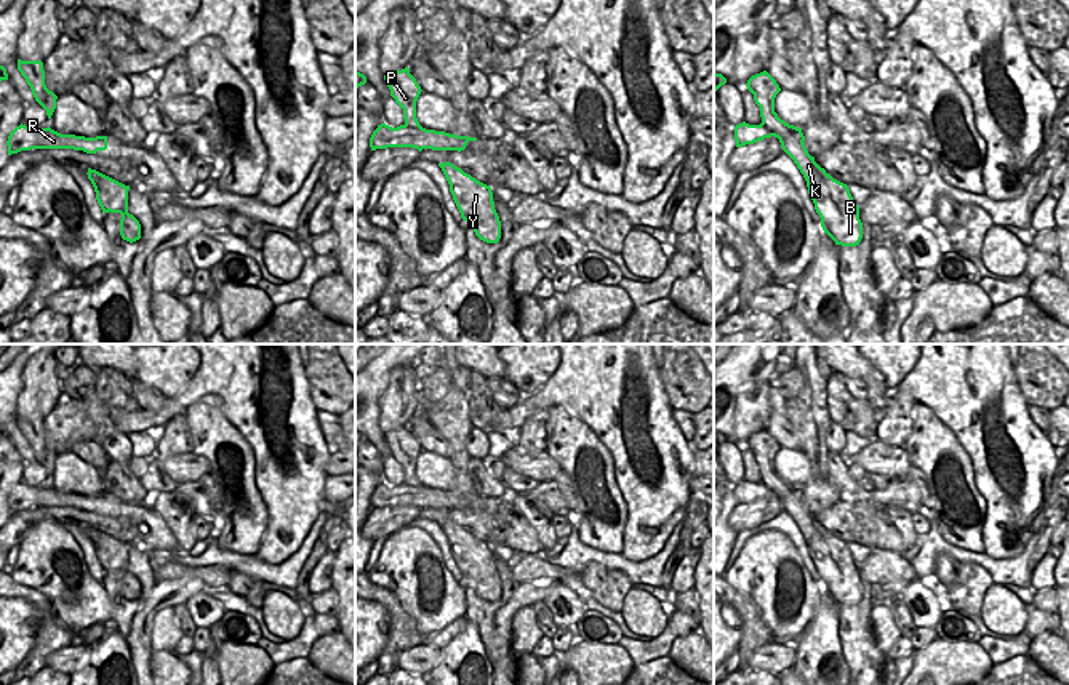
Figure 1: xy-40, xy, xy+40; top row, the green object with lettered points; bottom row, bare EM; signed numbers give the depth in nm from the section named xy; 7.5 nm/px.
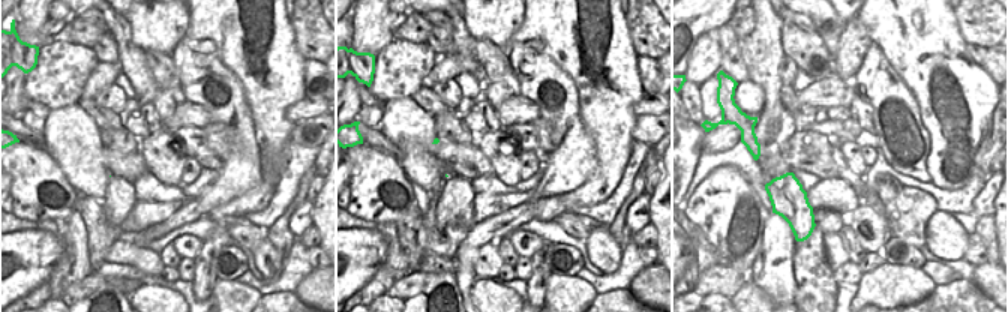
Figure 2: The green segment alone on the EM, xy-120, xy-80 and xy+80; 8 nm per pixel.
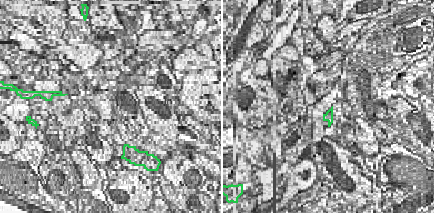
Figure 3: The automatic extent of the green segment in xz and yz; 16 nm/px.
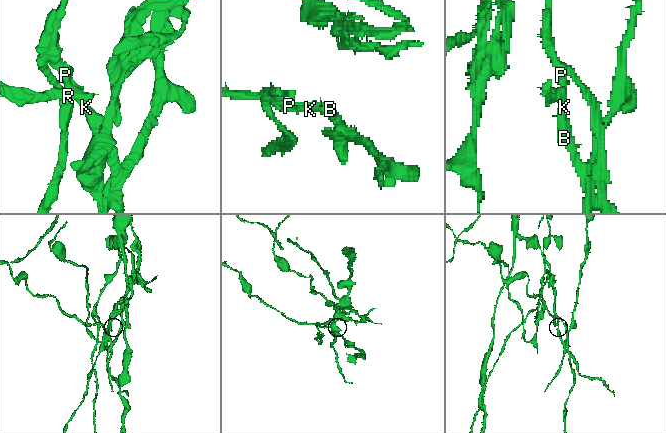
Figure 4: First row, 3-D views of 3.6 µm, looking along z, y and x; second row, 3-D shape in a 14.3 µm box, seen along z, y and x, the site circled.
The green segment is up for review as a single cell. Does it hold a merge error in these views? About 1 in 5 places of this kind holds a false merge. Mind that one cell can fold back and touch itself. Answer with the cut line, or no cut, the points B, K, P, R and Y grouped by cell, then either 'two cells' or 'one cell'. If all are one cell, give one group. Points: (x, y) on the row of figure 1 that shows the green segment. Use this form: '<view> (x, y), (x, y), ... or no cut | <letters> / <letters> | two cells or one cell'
xy+40 (762, 122), (784, 140), (783, 148) | B K P Y / R | two cells

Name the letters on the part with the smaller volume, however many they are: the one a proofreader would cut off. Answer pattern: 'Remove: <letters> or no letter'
Remove: R

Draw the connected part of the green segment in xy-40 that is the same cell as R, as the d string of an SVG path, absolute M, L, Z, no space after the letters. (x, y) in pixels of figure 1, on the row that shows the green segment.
M16 126L6 141L8 155L30 149L74 149L86 154L96 154L107 149L107 136L85 138L75 134L61 134L48 128Z

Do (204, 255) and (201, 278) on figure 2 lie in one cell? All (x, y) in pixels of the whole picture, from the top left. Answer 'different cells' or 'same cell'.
same cell

